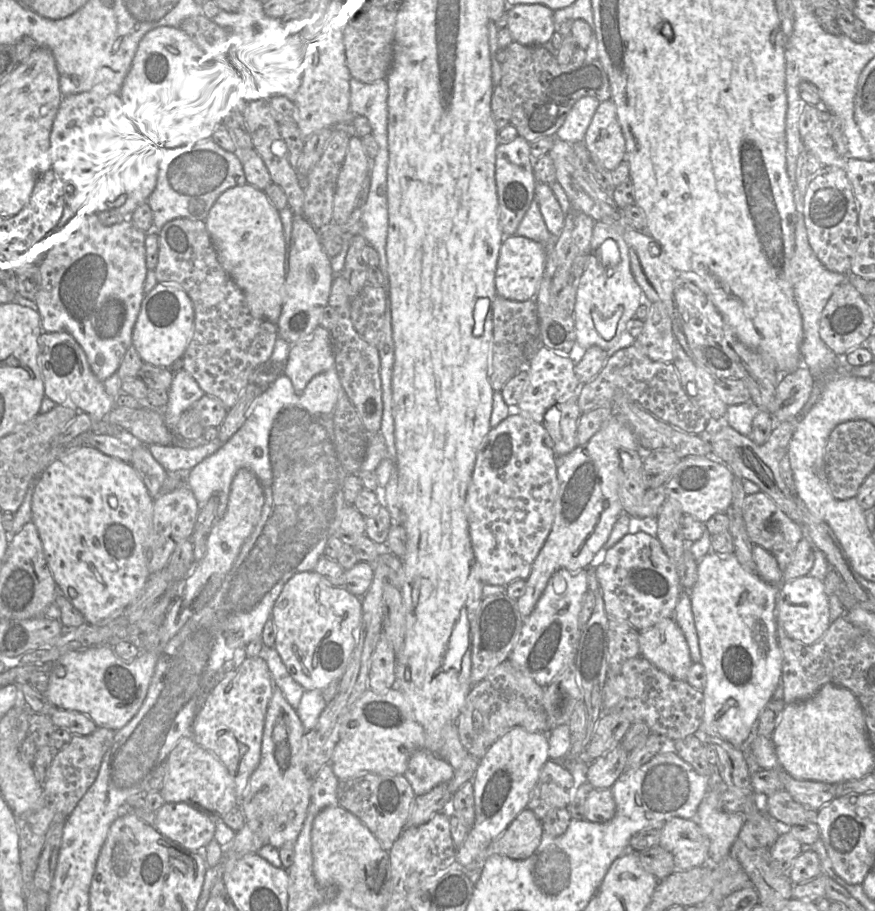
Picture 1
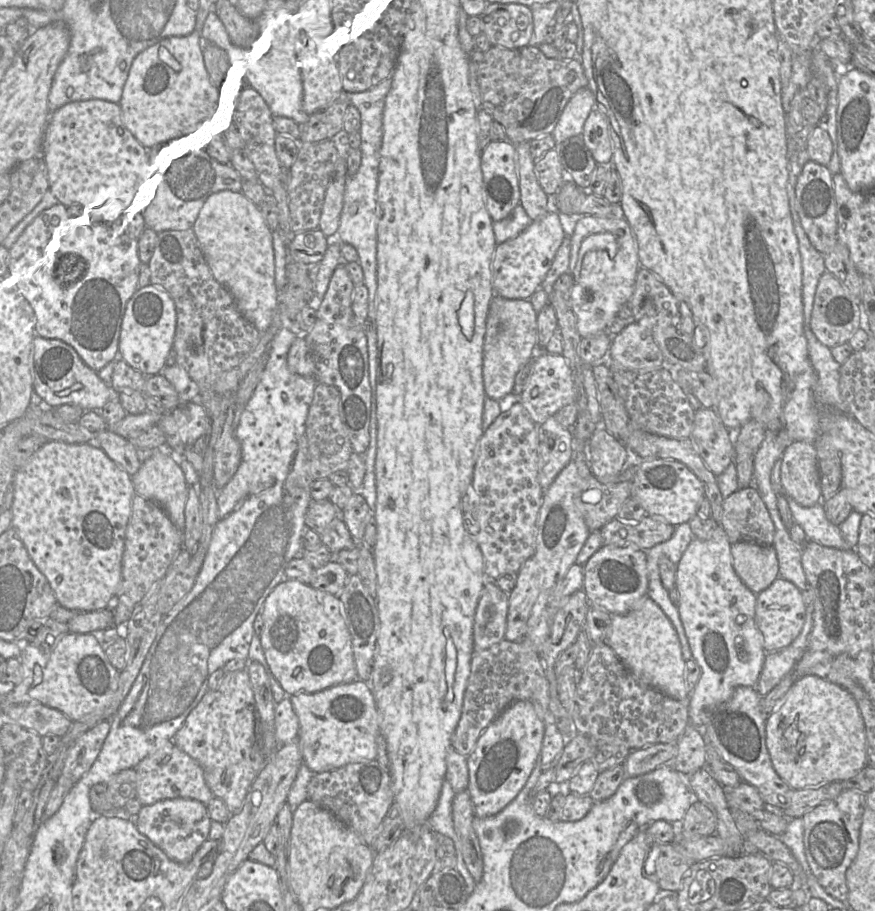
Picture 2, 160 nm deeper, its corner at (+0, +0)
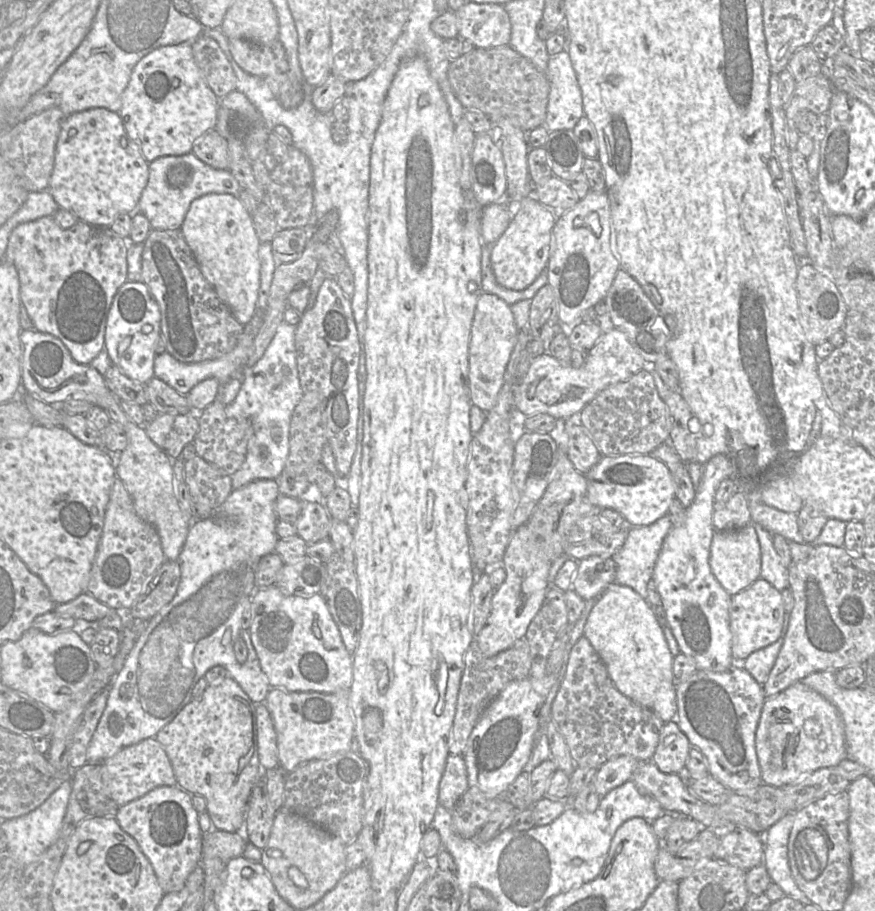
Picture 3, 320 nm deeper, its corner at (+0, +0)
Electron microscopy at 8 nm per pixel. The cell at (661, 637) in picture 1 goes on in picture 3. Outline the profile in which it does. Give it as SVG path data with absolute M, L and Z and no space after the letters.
M617 582L610 584L594 599L584 637L599 654L618 691L652 710L664 723L675 719L678 708L672 670L674 657L654 612L639 593Z

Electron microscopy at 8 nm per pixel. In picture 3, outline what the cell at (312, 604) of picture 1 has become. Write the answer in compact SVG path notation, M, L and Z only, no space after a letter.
M276 585L257 588L251 598L251 615L248 631L271 687L325 694L350 691L353 654L346 649L321 594L286 595Z

